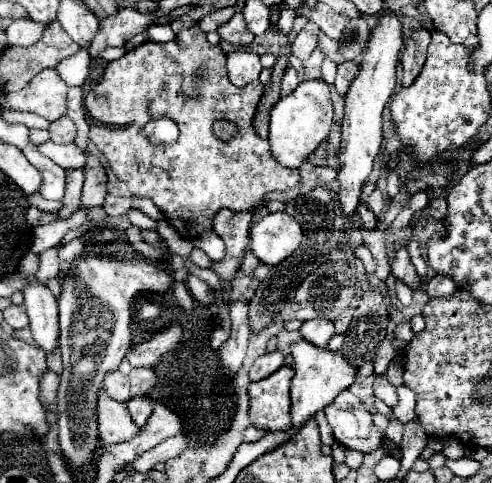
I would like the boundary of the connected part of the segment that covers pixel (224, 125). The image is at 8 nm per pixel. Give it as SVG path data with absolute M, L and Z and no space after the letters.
M216 122L214 132L220 140L228 140L228 138L232 138L232 134L236 134L236 126L232 126L228 122Z

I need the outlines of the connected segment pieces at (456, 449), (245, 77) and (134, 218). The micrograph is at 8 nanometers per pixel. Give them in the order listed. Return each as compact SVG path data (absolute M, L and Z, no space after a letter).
M448 438L448 440L444 440L444 450L442 450L442 452L444 452L446 458L458 460L458 458L464 456L464 446L458 444L454 438Z
M236 50L232 54L228 54L228 78L234 86L242 88L254 80L258 80L262 64L260 64L260 56L254 52L246 52L246 50Z
M132 210L132 212L130 212L130 222L132 222L134 226L138 226L140 230L156 230L156 228L158 228L158 222L156 222L156 220L148 218L146 214L142 214L142 212L138 212L138 210Z

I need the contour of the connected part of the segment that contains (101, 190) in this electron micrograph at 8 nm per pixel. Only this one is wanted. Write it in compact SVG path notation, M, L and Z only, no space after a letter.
M88 156L84 166L84 188L82 188L82 204L84 206L102 206L106 198L106 170L96 156Z

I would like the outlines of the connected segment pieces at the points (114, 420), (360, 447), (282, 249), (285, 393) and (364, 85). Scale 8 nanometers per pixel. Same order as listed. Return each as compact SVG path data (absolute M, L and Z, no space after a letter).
M98 396L98 430L100 430L100 444L118 444L132 440L140 428L130 418L128 408L110 396Z
M350 390L340 392L332 404L324 408L336 442L350 450L370 454L382 448L386 434L372 424L372 414Z
M286 212L268 214L250 228L250 248L260 262L280 264L296 252L300 242L302 228Z
M282 366L264 380L248 386L250 396L250 420L260 430L290 430L290 380L294 376L292 366Z
M384 12L380 16L378 26L372 30L372 38L366 46L366 52L362 52L362 64L360 64L360 76L352 82L348 94L346 94L346 112L342 122L342 144L340 144L340 170L338 170L338 182L340 182L340 208L346 218L354 216L358 204L362 186L368 180L380 142L382 142L382 112L386 102L390 100L394 86L396 86L396 64L398 54L402 48L402 26L398 22L398 16L392 12Z

